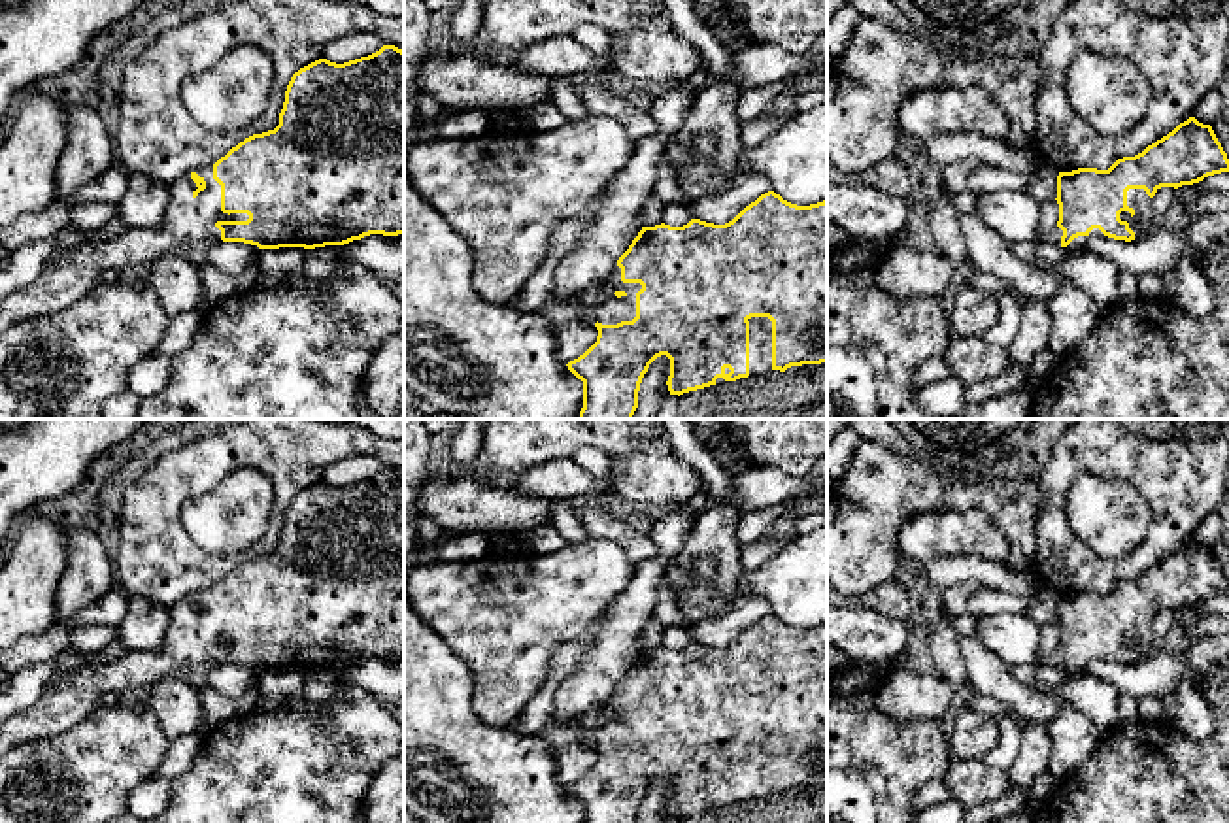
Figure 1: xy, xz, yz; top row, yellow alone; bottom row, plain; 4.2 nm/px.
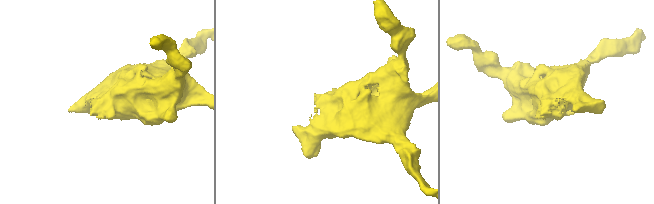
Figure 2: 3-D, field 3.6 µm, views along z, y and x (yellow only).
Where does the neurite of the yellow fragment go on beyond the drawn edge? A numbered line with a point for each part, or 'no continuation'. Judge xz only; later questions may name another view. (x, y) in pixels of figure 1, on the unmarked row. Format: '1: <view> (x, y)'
1: xz (612, 733)
2: xz (759, 750)

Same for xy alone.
1: xy (189, 644)

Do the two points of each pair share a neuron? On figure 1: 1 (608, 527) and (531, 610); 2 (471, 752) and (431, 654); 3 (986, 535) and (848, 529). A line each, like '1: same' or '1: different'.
1: different
2: same
3: different

